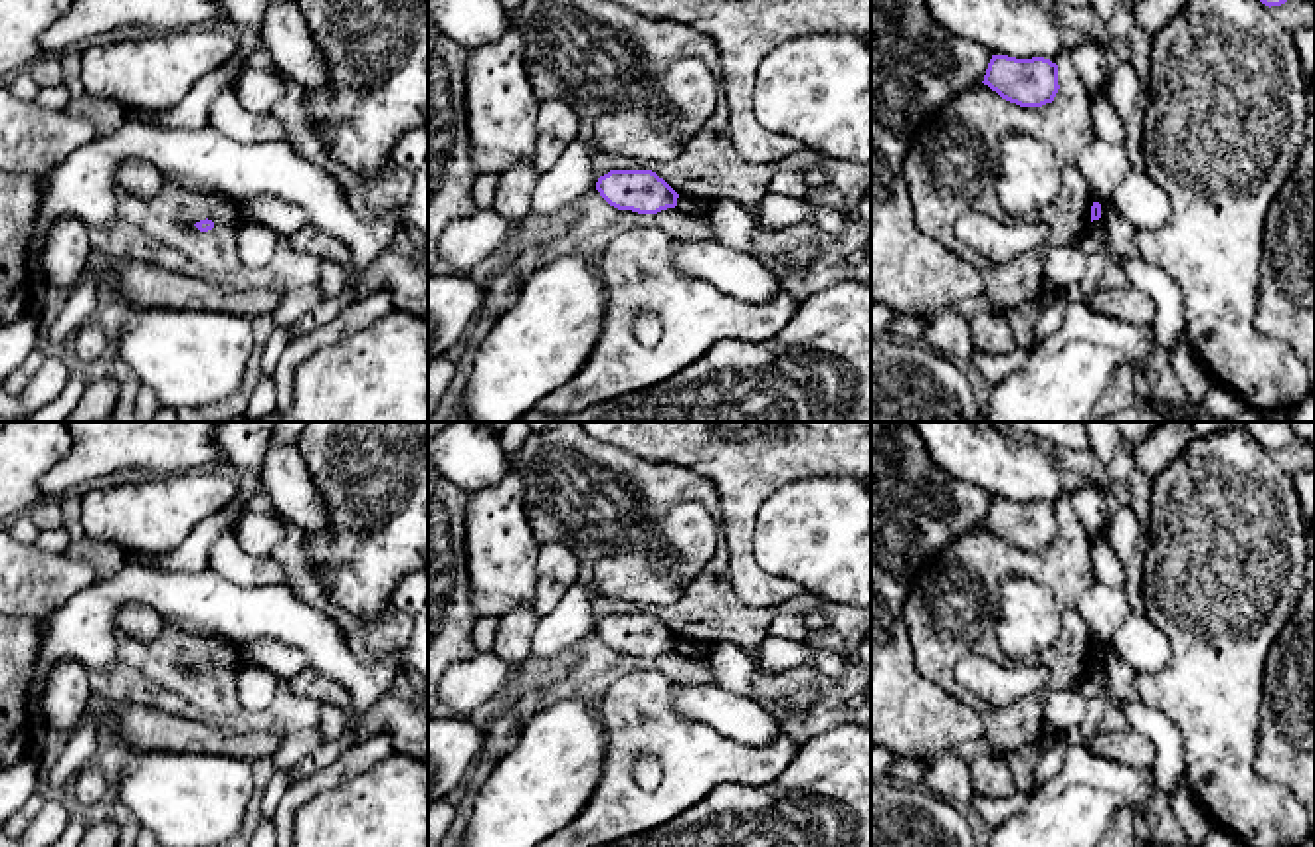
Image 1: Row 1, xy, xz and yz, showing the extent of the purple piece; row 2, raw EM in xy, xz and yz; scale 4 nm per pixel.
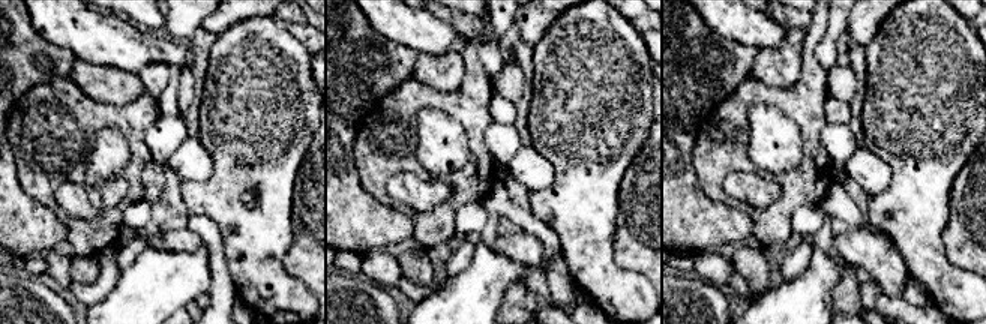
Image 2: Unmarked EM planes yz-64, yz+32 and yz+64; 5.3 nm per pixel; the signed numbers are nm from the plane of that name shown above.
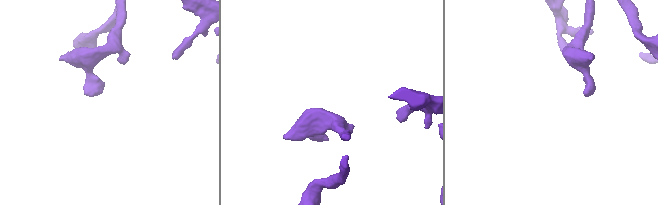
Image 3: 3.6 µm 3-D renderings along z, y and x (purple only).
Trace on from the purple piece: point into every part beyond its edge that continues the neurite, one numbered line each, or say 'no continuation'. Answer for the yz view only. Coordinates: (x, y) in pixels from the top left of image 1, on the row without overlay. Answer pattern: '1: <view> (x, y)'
no continuation

